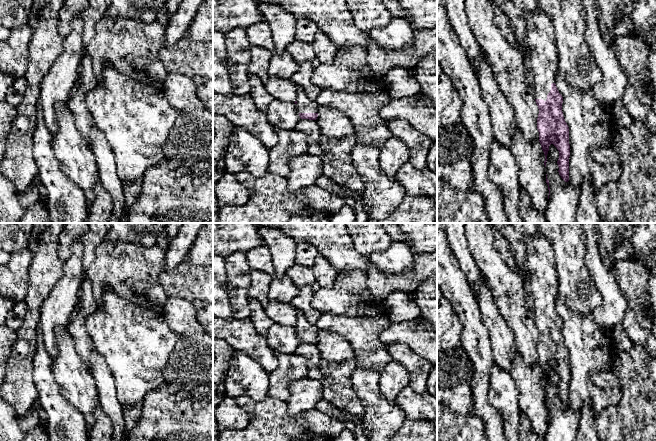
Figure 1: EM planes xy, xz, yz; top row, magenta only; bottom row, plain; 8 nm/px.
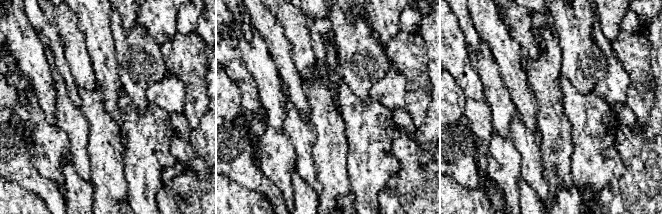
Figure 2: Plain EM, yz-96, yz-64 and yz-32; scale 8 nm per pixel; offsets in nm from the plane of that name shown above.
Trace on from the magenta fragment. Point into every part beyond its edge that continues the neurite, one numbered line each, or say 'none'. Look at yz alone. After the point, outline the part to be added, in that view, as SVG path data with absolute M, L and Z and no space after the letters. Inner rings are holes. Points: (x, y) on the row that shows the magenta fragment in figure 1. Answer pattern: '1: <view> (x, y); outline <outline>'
1: yz (543, 60); outline M540 6L532 12L524 12L524 21L525 46L530 50L530 55L527 60L529 72L526 81L533 87L535 99L546 101L547 95L551 90L551 84L555 83L559 62L553 25L548 14Z

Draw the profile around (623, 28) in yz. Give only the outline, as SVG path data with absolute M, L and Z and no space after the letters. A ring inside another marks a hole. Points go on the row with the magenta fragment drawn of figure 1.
M624 19L622 21L619 21L616 24L616 26L611 30L613 39L616 39L621 36L630 35L632 27L633 27L633 25L632 25L632 22L630 19Z

